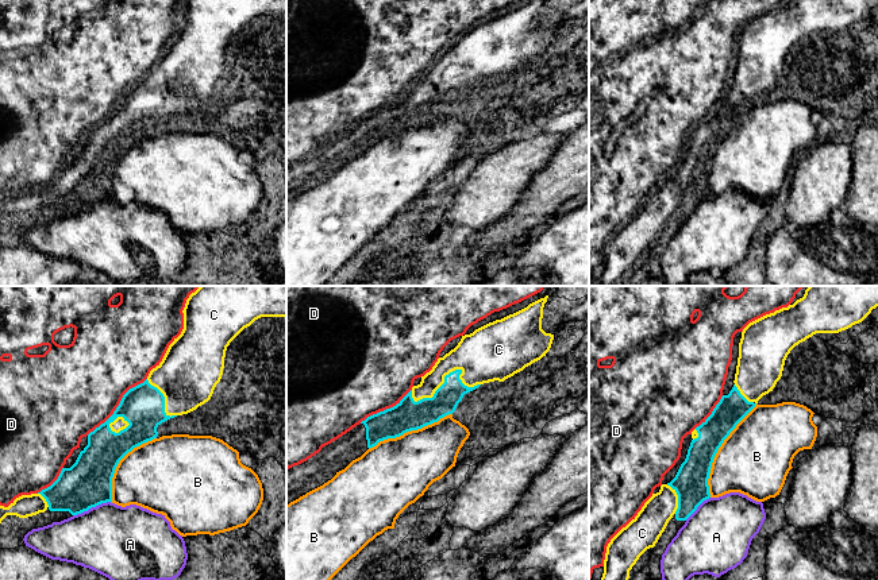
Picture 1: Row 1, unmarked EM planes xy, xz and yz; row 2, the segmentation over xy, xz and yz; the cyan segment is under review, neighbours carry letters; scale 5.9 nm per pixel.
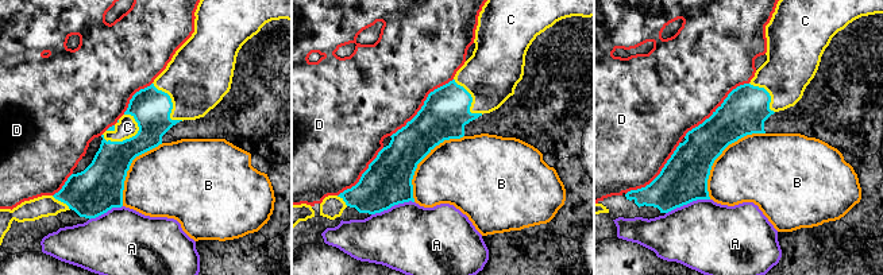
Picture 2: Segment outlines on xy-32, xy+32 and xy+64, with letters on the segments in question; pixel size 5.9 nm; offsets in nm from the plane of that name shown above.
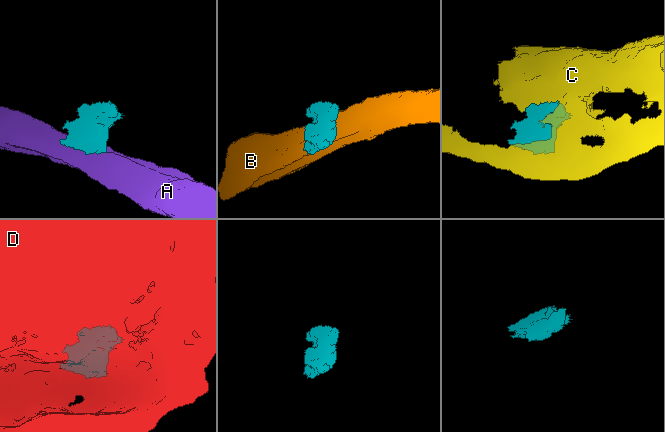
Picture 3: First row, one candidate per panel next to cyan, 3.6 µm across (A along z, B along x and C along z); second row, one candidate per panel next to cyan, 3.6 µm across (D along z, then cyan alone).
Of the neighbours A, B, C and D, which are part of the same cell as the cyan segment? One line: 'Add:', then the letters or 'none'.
Add: C

